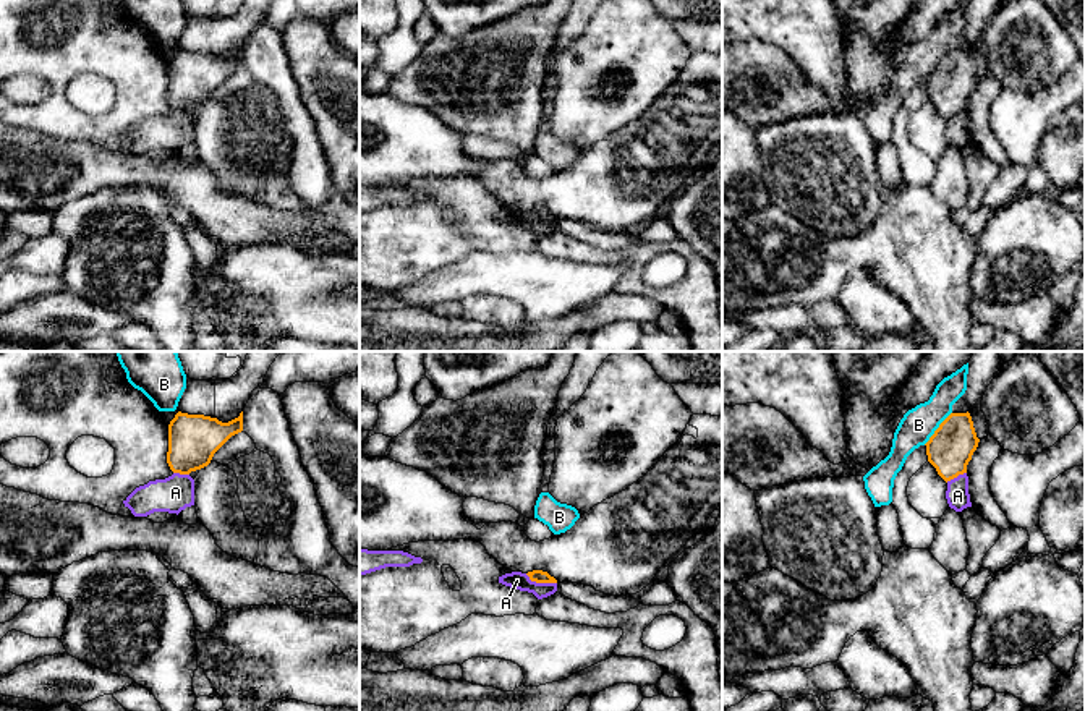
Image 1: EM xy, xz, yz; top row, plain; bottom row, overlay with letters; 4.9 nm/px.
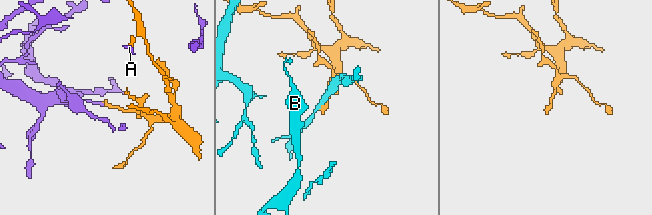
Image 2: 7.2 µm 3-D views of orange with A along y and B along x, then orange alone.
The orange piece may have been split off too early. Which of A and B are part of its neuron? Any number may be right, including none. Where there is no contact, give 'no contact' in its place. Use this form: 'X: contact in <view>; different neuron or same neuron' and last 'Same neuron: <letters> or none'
A: contact in xz; different neuron
B: contact in yz; different neuron
Same neuron: none

